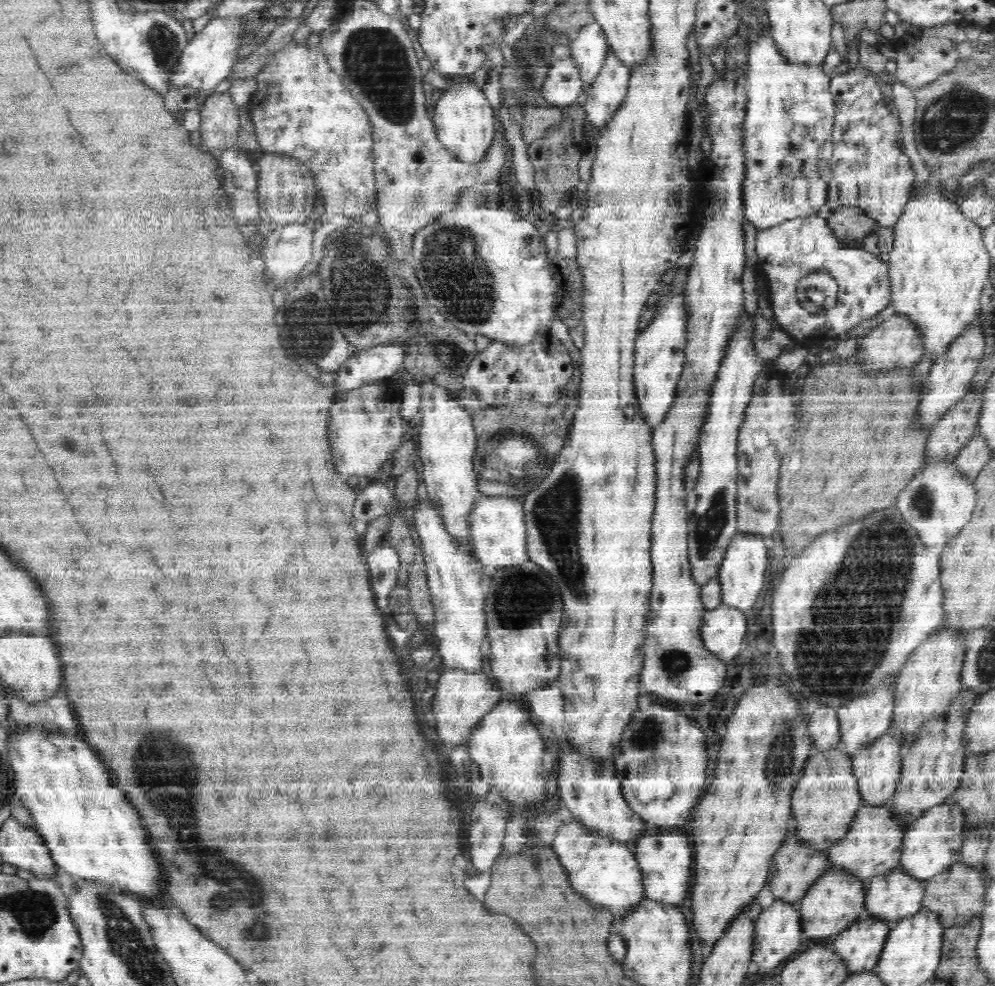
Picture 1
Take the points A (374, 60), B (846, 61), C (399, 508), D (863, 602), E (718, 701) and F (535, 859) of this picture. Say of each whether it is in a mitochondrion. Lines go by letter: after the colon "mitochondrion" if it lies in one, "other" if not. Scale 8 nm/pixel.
A: mitochondrion
B: other
C: other
D: mitochondrion
E: other
F: mitochondrion

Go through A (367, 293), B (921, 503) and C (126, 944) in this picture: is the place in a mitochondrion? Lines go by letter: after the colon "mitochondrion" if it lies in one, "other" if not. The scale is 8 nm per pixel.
A: mitochondrion
B: mitochondrion
C: mitochondrion

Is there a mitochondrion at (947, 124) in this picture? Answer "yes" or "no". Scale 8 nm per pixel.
yes

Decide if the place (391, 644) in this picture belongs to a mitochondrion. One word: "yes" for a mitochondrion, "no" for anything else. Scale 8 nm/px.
no

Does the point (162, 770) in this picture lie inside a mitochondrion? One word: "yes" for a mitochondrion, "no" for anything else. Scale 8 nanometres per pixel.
yes

